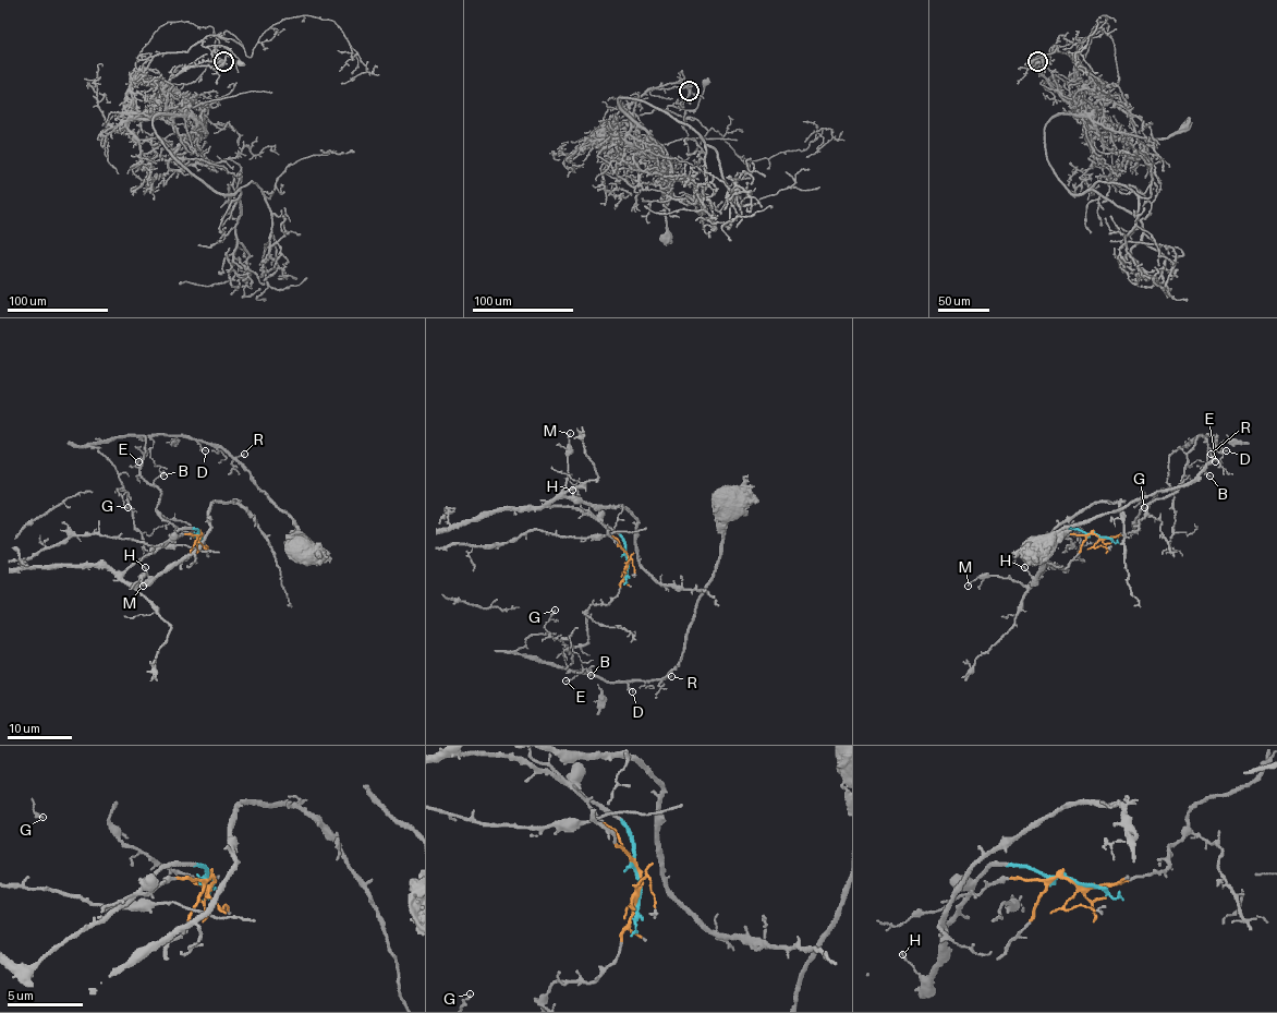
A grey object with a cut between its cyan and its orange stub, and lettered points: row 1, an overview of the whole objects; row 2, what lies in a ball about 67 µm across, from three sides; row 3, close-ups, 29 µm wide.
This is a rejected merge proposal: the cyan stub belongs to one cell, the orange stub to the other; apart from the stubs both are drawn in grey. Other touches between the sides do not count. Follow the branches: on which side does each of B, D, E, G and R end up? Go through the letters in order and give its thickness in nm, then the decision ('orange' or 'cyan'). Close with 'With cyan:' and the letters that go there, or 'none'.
B: 90 nm thick; orange
D: 80 nm thick; orange
E: 110 nm thick; orange
G: 150 nm thick; orange
R: 100 nm thick; orange
With cyan: none

